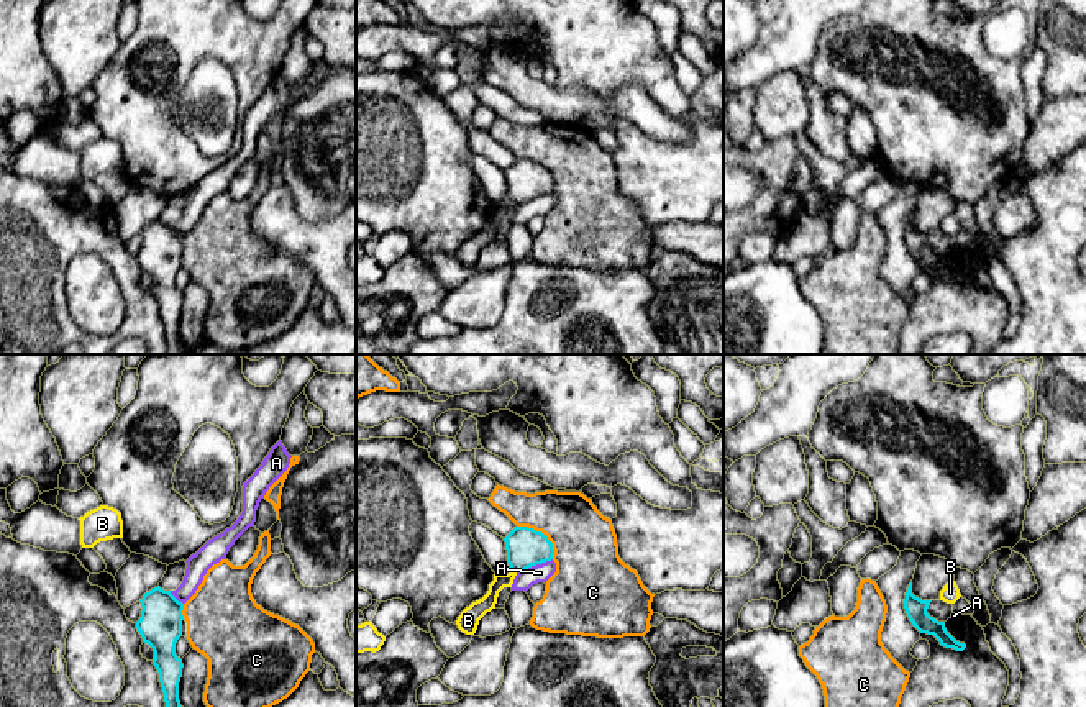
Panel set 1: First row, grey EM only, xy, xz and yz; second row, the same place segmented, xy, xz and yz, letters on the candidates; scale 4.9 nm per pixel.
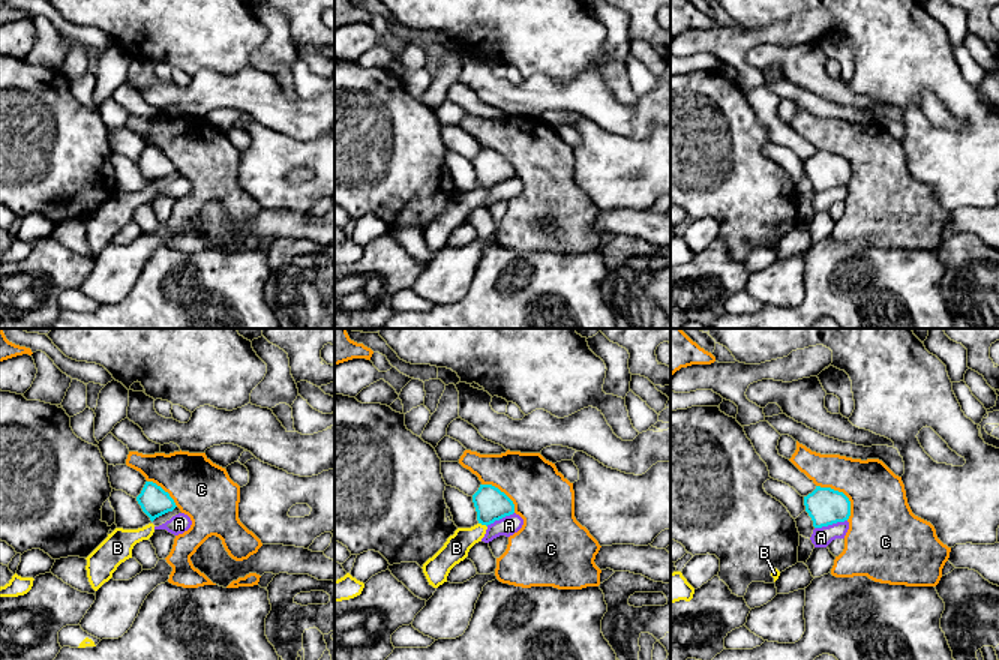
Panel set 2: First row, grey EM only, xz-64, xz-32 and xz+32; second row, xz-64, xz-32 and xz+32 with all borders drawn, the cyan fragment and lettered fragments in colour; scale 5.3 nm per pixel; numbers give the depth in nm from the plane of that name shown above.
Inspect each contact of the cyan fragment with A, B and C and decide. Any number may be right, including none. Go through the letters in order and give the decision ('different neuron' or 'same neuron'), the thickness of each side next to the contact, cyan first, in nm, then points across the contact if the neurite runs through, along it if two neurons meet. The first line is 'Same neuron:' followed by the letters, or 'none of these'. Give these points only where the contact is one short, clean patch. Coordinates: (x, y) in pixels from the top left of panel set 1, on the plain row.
Same neuron: none of these
A: different neuron | 190/90 nm | along xz (552, 191), (517, 205)
B: different neuron | 190/80 nm | along xz (512, 202), (515, 205)
C: different neuron | 190/320 nm

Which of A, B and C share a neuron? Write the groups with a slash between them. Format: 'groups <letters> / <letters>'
groups A / B / C

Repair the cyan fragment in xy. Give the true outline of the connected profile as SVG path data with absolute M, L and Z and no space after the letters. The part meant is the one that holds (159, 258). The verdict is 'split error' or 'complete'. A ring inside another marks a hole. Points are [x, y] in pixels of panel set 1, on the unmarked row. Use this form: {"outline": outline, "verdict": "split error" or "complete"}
{"outline": "M159 218L146 225L139 235L143 243L136 261L154 284L153 297L164 325L166 354L194 354L179 333L184 297L176 287L176 276L182 269L184 236Z", "verdict": "complete"}

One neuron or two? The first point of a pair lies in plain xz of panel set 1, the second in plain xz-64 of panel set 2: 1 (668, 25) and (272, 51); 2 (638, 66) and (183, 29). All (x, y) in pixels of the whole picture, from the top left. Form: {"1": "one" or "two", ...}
{"1": "one", "2": "one"}

